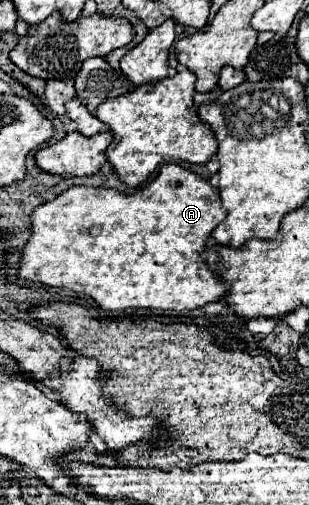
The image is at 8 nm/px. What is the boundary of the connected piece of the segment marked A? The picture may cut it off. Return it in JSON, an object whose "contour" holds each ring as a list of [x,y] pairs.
{"contour":[[[165,164],[155,180],[137,194],[121,194],[111,188],[73,186],[31,212],[31,236],[21,250],[17,276],[87,294],[103,310],[113,312],[127,308],[195,310],[209,302],[217,302],[225,294],[225,286],[201,256],[207,236],[225,216],[227,212],[221,208],[219,192],[207,180],[179,164]]]}

